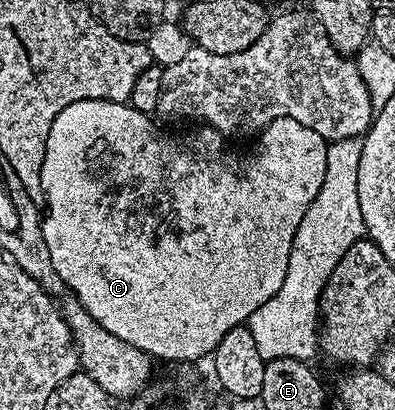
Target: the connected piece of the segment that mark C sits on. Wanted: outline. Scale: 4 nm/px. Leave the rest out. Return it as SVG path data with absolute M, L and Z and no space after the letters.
M89 99L84 103L63 107L55 123L51 123L53 132L47 135L45 158L41 164L39 189L45 192L42 231L51 263L64 288L86 311L93 314L95 320L100 321L102 327L119 339L141 348L153 359L162 357L165 361L197 361L204 353L212 354L226 333L237 326L244 326L250 315L263 307L263 303L267 303L267 299L271 299L279 287L283 287L283 275L287 275L287 259L291 259L295 231L299 231L299 223L303 223L307 207L311 207L315 195L319 195L319 187L323 187L329 145L319 131L311 131L311 127L303 127L303 123L284 117L275 119L256 134L254 141L257 142L250 147L249 154L237 154L233 149L224 149L226 138L216 129L208 127L202 128L201 133L205 145L193 150L180 145L173 137L157 133L153 120L150 114L133 112L132 105L128 103L102 103L97 99Z

